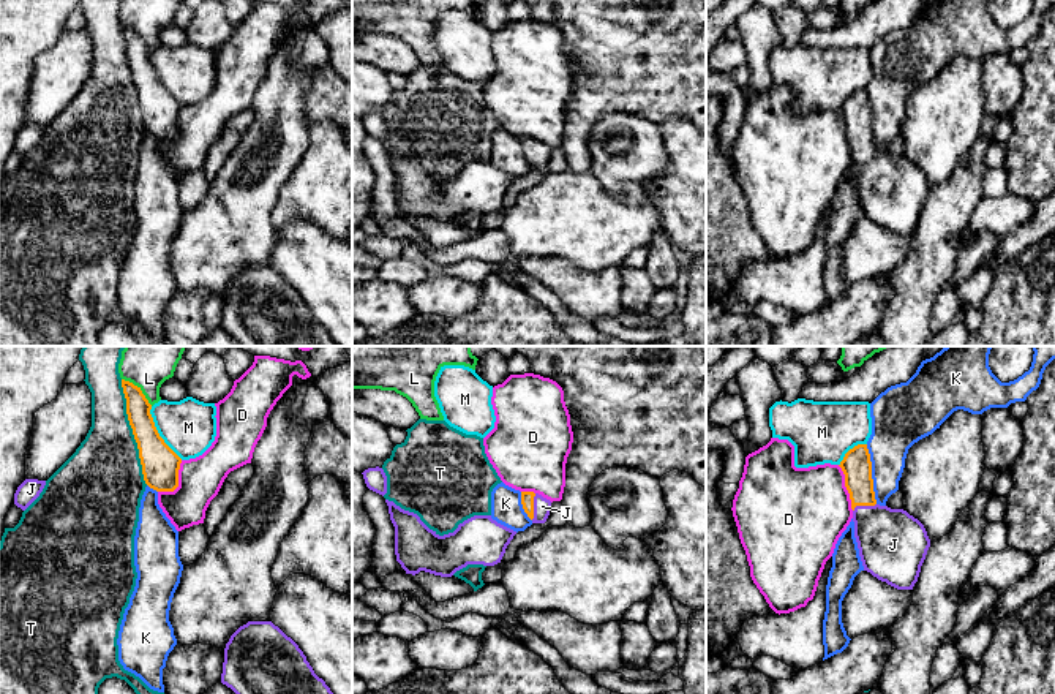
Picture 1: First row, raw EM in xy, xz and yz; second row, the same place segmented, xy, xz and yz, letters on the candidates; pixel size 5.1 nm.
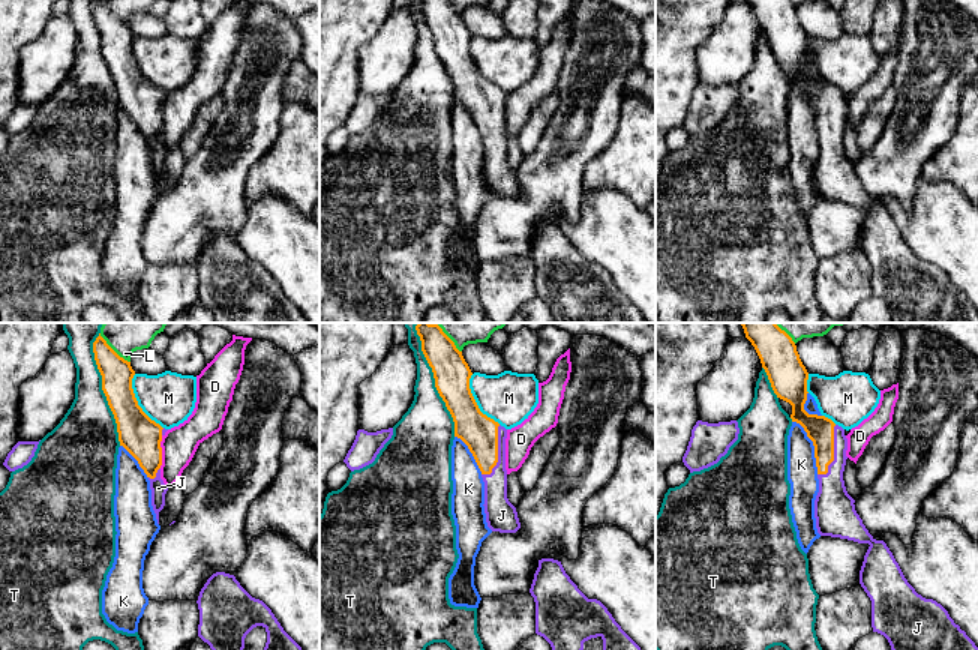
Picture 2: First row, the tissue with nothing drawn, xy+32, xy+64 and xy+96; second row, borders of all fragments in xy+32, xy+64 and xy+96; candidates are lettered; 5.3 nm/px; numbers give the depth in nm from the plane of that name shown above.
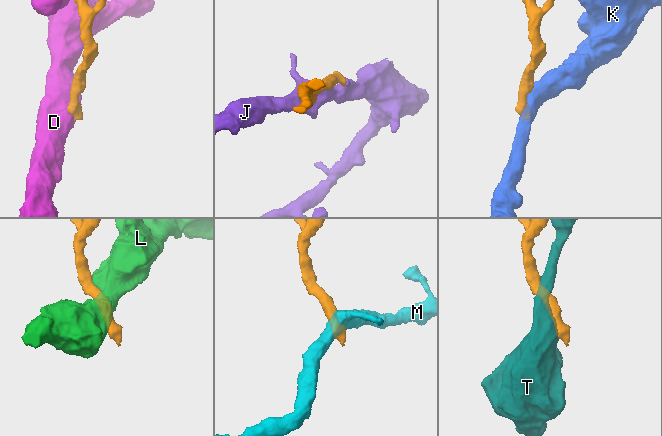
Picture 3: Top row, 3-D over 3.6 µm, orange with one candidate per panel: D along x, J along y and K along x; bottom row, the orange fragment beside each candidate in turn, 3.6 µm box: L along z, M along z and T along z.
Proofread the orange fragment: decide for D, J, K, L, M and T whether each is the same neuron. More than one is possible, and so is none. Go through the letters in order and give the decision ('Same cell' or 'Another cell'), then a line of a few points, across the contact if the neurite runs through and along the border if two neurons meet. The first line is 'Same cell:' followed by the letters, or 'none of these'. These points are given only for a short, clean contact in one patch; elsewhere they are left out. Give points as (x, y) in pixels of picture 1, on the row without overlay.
Same cell: J
D: Another cell
J: Same cell. Line: xz (526, 143), (533, 152), (542, 152)
K: Another cell
L: Another cell
M: Another cell. Line: xy (150, 52), (150, 62), (158, 81), (182, 105)
T: Another cell

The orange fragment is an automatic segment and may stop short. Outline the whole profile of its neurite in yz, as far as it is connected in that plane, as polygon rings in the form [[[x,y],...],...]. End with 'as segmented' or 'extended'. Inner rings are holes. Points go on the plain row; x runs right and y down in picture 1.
[[[867,90],[850,95],[839,112],[845,120],[845,133],[851,145],[854,183],[864,217],[897,236],[913,236],[930,193],[924,171],[903,155],[877,149]]]; extended

